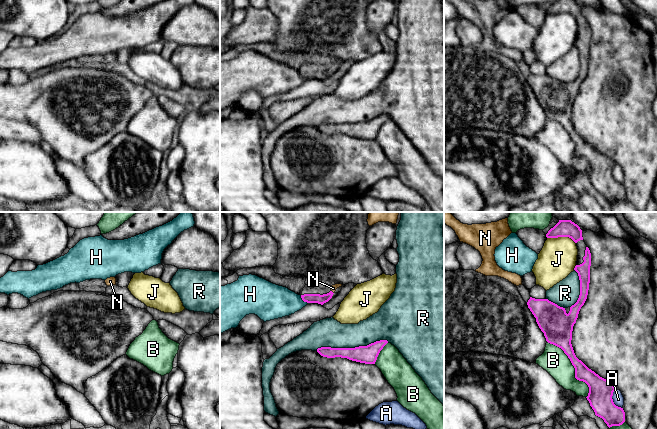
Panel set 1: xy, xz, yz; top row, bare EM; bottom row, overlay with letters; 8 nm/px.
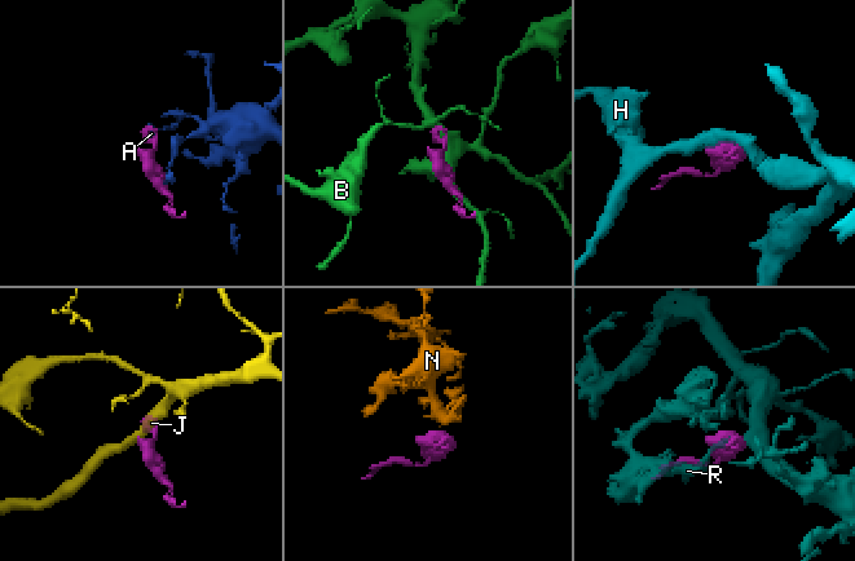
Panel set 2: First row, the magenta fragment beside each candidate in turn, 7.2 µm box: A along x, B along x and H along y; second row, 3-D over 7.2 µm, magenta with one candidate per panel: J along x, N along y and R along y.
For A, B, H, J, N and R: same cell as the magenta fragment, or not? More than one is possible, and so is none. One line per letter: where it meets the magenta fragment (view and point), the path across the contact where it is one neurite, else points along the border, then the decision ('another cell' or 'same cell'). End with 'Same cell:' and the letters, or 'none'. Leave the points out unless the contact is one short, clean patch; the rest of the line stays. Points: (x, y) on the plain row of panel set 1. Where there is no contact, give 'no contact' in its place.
A: meets magenta in yz at (612, 176); another cell
B: meets magenta in yz at (574, 143); another cell
H: meets magenta in xz at (303, 76); another cell
J: meets magenta in yz at (561, 12); another cell
N: meets magenta in xz at (332, 68); runs through xz (309, 74), (325, 74), (332, 68), (333, 64); same cell
R: meets magenta in xz at (352, 124); another cell
Same cell: N

